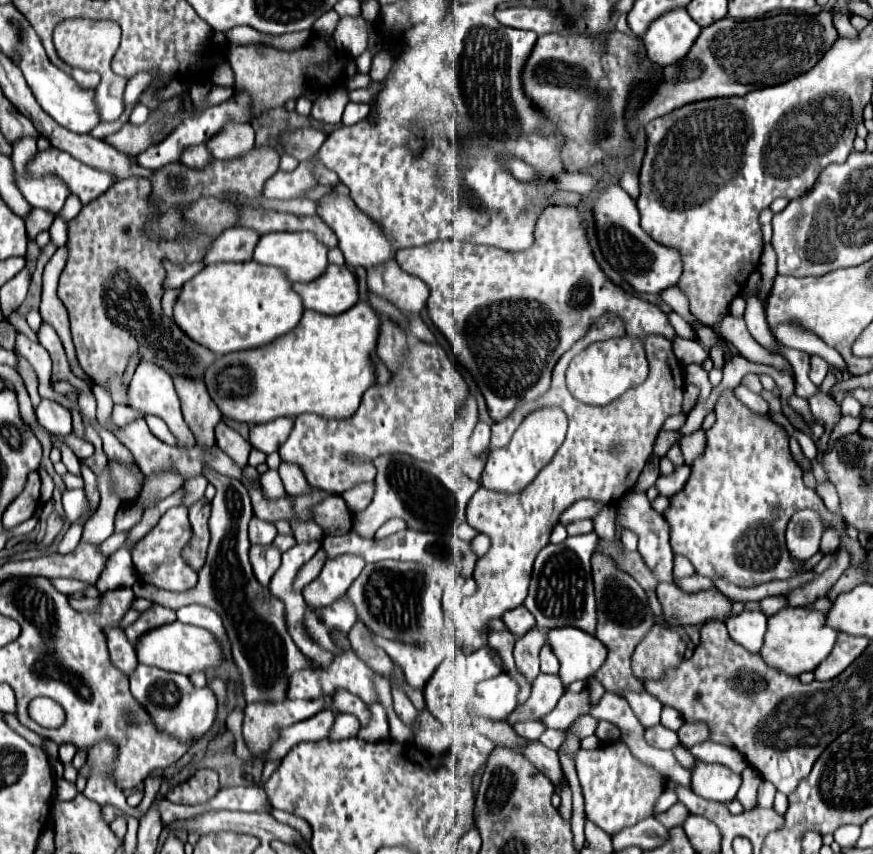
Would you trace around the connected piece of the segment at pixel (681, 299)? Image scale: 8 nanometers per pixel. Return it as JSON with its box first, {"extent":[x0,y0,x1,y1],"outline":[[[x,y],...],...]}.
{"extent":[659,286,695,324],"outline":[[[677,286],[663,290],[659,296],[661,296],[661,300],[663,300],[663,302],[667,302],[667,304],[673,308],[673,312],[677,312],[679,316],[683,316],[689,324],[693,324],[693,320],[695,320],[695,318],[691,318],[691,312],[689,312],[689,302],[687,302],[685,294],[683,294]]]}

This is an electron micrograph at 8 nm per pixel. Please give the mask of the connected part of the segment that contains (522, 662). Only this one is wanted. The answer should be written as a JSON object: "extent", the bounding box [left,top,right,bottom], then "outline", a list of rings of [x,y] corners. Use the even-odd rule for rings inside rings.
{"extent":[515,628,547,684],"outline":[[[533,628],[533,630],[529,630],[529,634],[525,634],[523,638],[519,638],[515,642],[517,670],[527,678],[529,684],[533,684],[533,680],[541,674],[541,670],[539,670],[539,650],[545,644],[545,640],[547,640],[547,636],[539,628]]]}

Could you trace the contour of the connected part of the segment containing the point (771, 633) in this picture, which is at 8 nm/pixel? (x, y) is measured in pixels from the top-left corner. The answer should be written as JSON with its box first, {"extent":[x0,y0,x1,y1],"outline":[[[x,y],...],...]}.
{"extent":[761,608,839,676],"outline":[[[781,608],[777,614],[769,618],[769,628],[765,634],[765,644],[761,656],[769,666],[775,666],[791,676],[799,676],[801,672],[815,670],[833,650],[839,630],[825,624],[825,614],[811,608]]]}

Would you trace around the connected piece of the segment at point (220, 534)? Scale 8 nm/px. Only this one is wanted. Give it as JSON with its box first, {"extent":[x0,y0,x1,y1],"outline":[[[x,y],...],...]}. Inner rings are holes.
{"extent":[133,470,313,702],"outline":[[[205,470],[205,478],[216,488],[216,494],[211,502],[211,544],[207,552],[207,562],[199,570],[199,582],[195,588],[185,592],[167,592],[155,586],[149,586],[145,582],[137,582],[133,586],[133,592],[137,598],[149,598],[155,604],[161,604],[171,610],[179,610],[181,606],[199,604],[215,610],[223,618],[225,632],[231,642],[233,650],[233,662],[241,676],[243,696],[245,702],[283,702],[287,698],[289,678],[297,670],[313,668],[311,662],[297,650],[297,646],[291,646],[293,640],[289,638],[285,616],[283,616],[283,604],[273,598],[265,586],[261,586],[249,564],[249,538],[247,538],[247,524],[253,518],[249,494],[245,486],[229,486],[229,478]]]}

